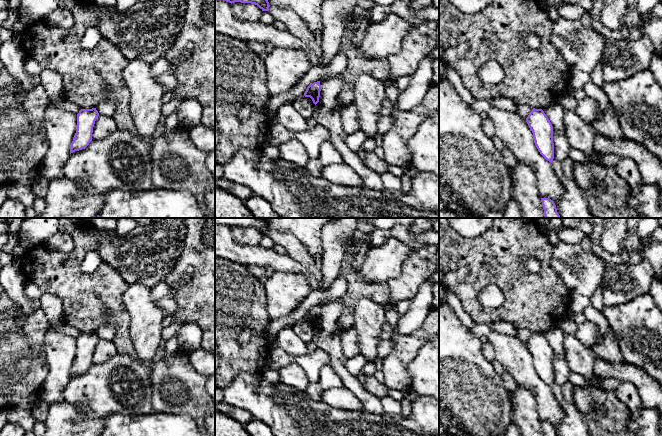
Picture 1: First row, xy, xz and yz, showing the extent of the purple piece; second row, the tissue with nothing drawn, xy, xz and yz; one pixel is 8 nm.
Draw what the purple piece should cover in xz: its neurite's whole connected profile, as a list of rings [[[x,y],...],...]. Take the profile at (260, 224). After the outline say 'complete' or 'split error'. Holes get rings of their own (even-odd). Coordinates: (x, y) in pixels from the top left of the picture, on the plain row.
[[[215,218],[215,223],[229,227],[241,226],[257,229],[262,235],[269,235],[269,226],[263,218]]]; complete

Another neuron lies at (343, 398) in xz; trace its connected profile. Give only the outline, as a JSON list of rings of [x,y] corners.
[[[345,386],[325,390],[322,402],[344,410],[364,410],[361,400]]]

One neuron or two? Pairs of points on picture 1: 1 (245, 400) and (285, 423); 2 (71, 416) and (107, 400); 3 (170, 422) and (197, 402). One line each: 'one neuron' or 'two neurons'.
1: one neuron
2: two neurons
3: two neurons

